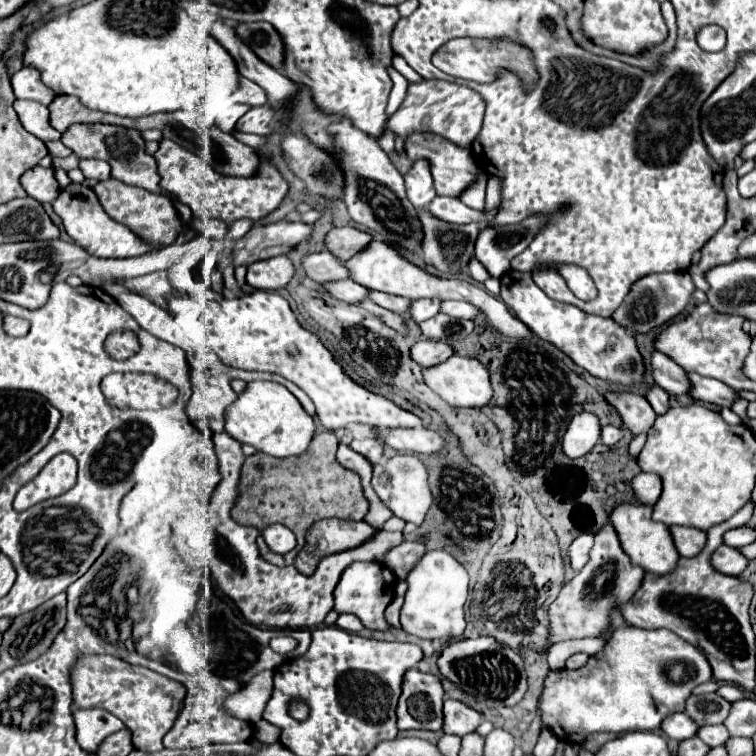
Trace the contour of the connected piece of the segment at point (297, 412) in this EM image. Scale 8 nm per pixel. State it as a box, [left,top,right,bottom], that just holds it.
[226,382,316,458]

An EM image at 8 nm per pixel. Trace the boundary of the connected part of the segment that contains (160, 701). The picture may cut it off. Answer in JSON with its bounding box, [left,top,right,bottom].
[72,654,186,752]

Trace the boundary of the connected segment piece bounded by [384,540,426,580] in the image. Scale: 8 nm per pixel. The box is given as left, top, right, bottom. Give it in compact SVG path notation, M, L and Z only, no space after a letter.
M404 540L400 546L392 548L386 554L384 564L396 574L398 580L404 580L408 576L408 572L412 570L412 566L416 566L416 562L426 554L426 546L420 542L408 542Z

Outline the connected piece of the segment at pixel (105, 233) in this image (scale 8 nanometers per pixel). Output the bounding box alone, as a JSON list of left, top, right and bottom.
[52,184,158,258]

